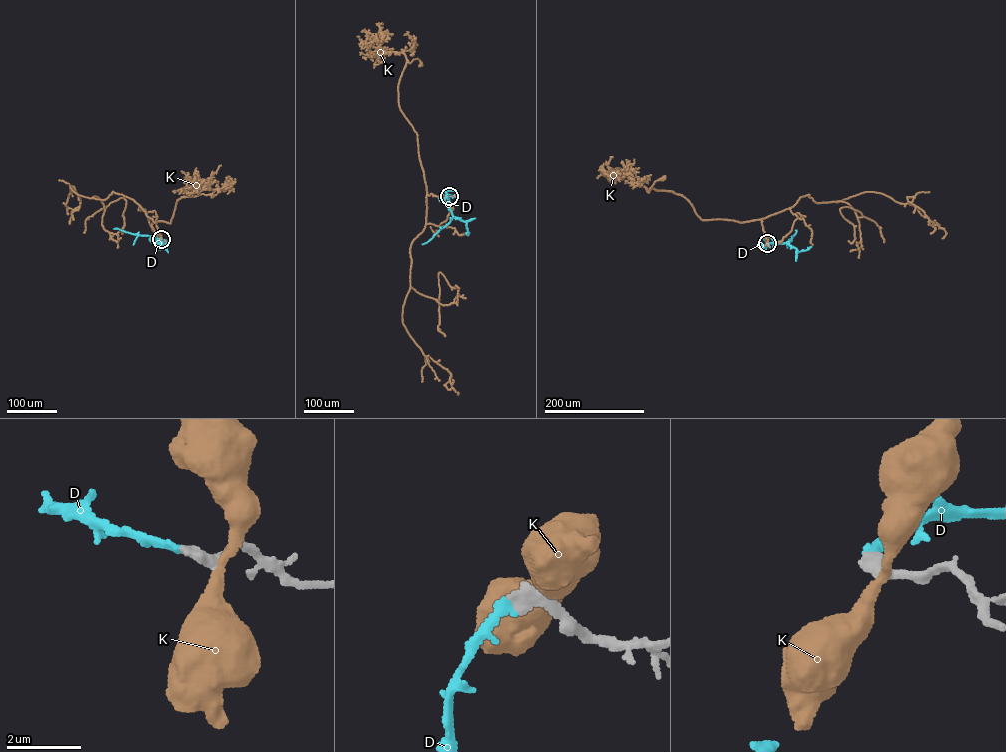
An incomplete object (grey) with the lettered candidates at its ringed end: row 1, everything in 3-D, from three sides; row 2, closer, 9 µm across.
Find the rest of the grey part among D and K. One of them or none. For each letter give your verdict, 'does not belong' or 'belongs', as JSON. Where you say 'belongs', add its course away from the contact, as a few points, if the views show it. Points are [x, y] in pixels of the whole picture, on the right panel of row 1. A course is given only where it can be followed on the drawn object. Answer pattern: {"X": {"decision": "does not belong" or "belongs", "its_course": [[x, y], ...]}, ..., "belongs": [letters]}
{"D": {"decision": "belongs", "its_course": [[767, 243], [775, 244], [760, 246]]}, "K": {"decision": "does not belong"}, "belongs": ["D"]}

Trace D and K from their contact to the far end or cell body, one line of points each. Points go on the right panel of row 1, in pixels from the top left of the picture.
D: (767, 243), (775, 244), (760, 246)
K: (767, 243), (760, 219), (739, 222), (703, 220), (682, 196), (645, 187), (647, 191), (655, 181), (664, 178)

